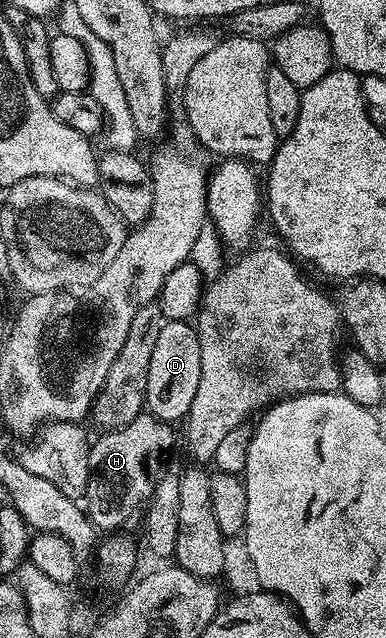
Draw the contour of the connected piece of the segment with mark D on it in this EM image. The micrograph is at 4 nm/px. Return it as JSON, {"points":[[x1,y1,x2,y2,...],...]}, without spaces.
{"points":[[186,320,166,321,149,363,146,411,158,420,182,421,193,406,197,382,201,382,201,342,196,325]]}

